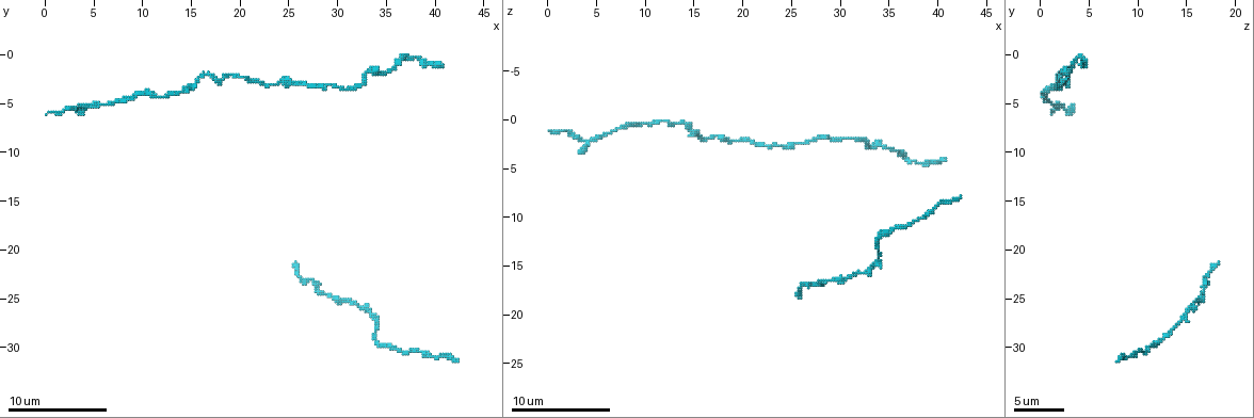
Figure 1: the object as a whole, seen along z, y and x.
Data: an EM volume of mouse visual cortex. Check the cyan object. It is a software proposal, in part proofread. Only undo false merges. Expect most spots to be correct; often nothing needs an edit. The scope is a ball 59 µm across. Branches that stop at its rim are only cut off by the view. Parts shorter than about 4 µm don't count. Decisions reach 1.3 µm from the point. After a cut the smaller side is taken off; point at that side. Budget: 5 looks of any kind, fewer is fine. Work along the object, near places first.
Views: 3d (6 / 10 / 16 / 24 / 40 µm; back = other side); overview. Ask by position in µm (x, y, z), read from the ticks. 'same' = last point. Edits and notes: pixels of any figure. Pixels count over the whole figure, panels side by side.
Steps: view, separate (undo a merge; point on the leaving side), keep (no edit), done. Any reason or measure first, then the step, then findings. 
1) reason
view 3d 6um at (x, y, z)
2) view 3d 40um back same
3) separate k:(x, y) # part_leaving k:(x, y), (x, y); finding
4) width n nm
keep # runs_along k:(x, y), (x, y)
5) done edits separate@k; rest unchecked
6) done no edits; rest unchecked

narrows sharply
view 3d 16um at (30.6, 3.6, 2.0)

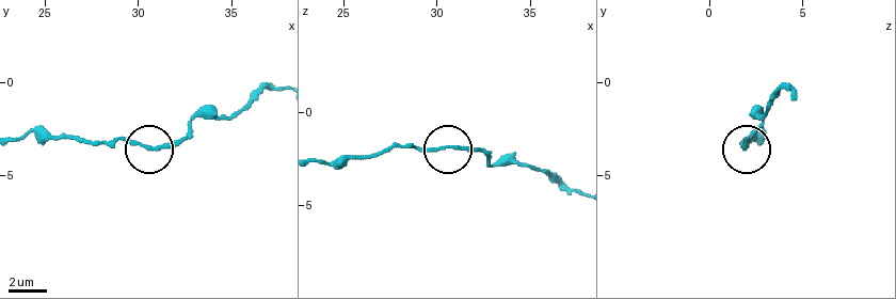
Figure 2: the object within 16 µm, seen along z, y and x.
width 160 nm
keep # runs_along 2:(45, 142), (129, 139), (168, 148), (190, 139); one neuron here

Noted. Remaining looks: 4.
view 3d 10um at (25.0, 3.0, 2.6)

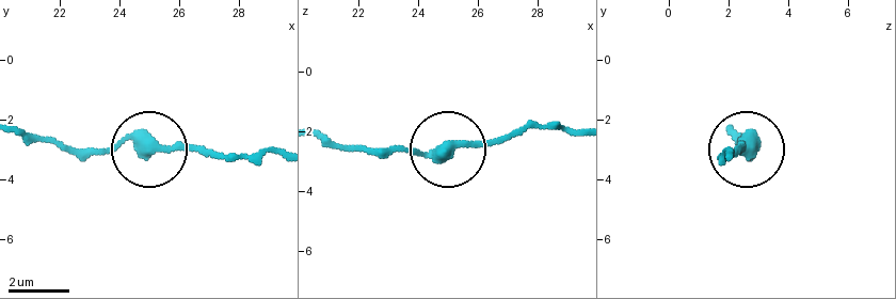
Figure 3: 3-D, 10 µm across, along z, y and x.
width 370 nm
keep # all the same neuron

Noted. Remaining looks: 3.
thin neck
view 3d 6um at (12.0, 4.6, 0.2)

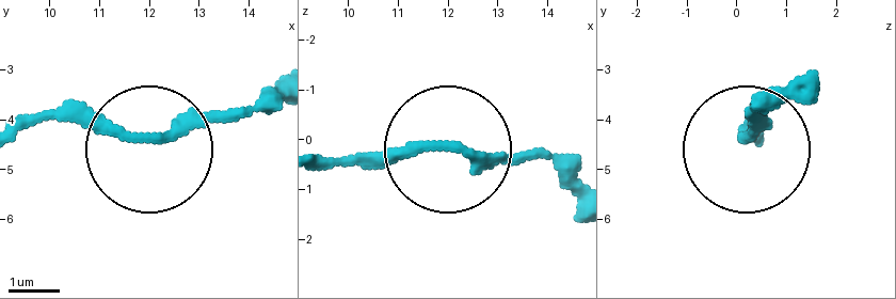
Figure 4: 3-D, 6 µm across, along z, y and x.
keep # runs_along 4:(571, 184), (532, 158), (443, 145), (320, 158); continuous, no second neuron

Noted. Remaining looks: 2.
done no edits; rest unchecked

